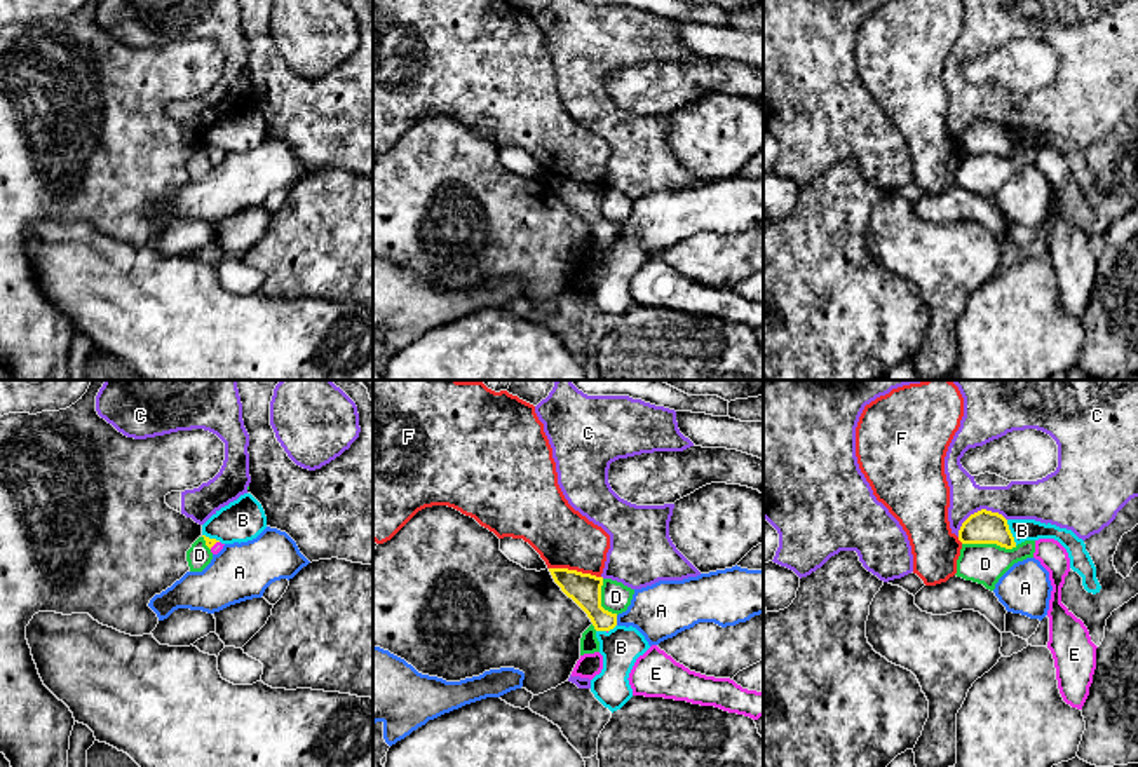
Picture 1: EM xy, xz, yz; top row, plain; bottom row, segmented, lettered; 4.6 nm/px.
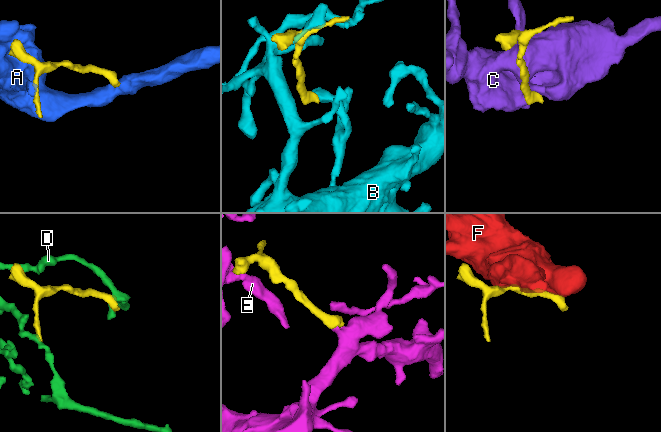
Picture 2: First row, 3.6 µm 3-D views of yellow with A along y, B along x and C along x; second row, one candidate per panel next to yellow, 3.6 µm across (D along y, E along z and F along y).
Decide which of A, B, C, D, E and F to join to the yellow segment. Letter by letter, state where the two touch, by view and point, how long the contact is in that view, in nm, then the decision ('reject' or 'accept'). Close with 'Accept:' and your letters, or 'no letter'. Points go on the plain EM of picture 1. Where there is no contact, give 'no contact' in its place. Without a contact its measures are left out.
A: xz (616, 230) | 50 nm | reject
B: yz (1009, 142) | 130 nm | reject
C: yz (978, 121) | 240 nm | reject
D: yz (990, 152) | 260 nm | reject
E: xy (213, 154) | 60 nm | accept
F: xz (575, 180) | 240 nm | reject
Accept: E

